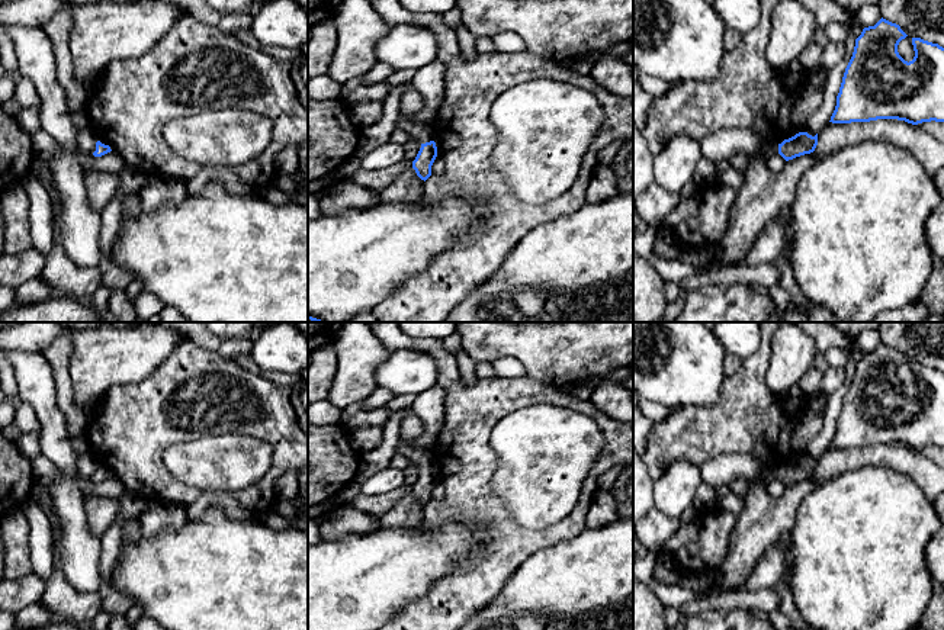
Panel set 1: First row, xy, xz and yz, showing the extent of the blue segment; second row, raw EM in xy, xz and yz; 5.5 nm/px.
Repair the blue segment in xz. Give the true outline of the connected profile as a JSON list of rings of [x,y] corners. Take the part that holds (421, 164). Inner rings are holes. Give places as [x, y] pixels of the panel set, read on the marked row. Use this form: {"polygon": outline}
{"polygon": [[[399,113],[396,128],[410,134],[412,139],[421,142],[421,148],[412,161],[412,168],[421,180],[427,180],[431,176],[431,165],[437,157],[437,147],[433,141],[431,128],[417,122],[414,115]]]}

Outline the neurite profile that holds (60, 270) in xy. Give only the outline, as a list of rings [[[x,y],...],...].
[[[46,163],[36,167],[36,177],[48,190],[54,213],[54,244],[51,253],[45,257],[45,266],[38,276],[52,285],[58,295],[67,295],[74,299],[90,298],[102,283],[99,266],[78,267],[65,253],[60,232],[58,216],[61,213],[61,196],[51,180],[51,170]]]

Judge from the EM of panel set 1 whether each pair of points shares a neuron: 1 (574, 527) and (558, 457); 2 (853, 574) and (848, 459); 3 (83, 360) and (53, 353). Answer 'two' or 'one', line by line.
1: two
2: two
3: two

